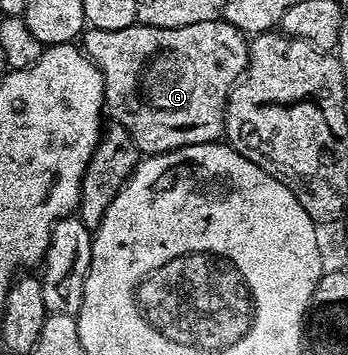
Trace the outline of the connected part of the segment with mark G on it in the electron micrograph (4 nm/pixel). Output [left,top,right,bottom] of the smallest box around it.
[82,17,249,156]

